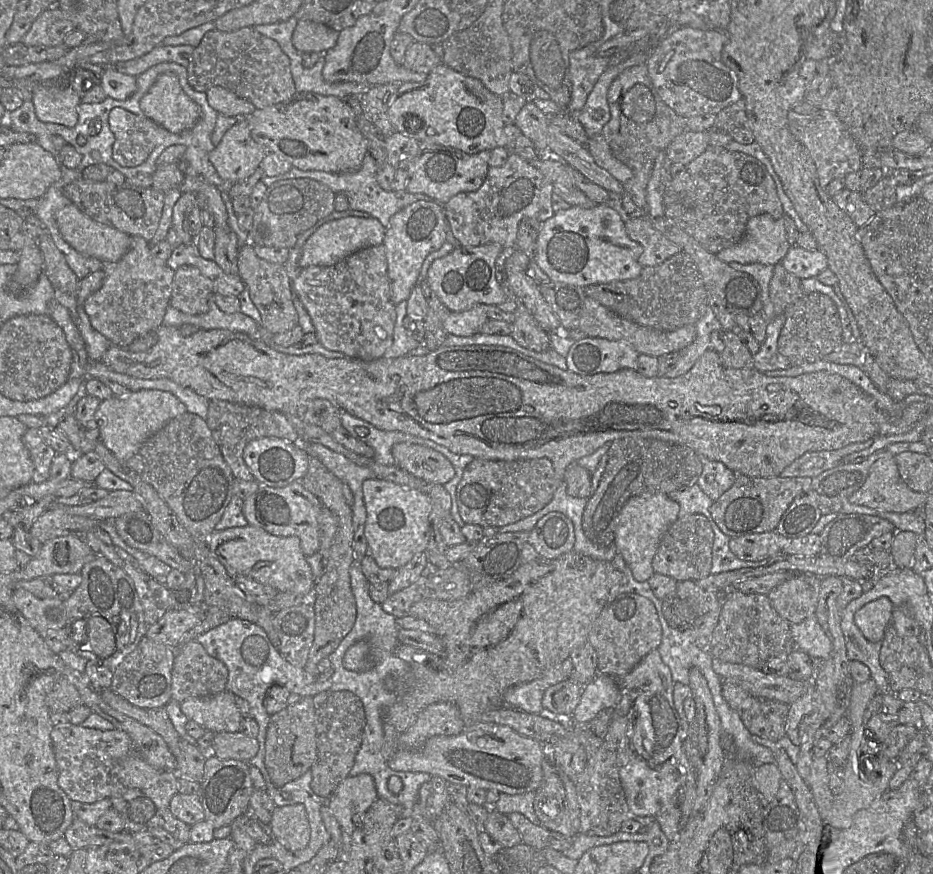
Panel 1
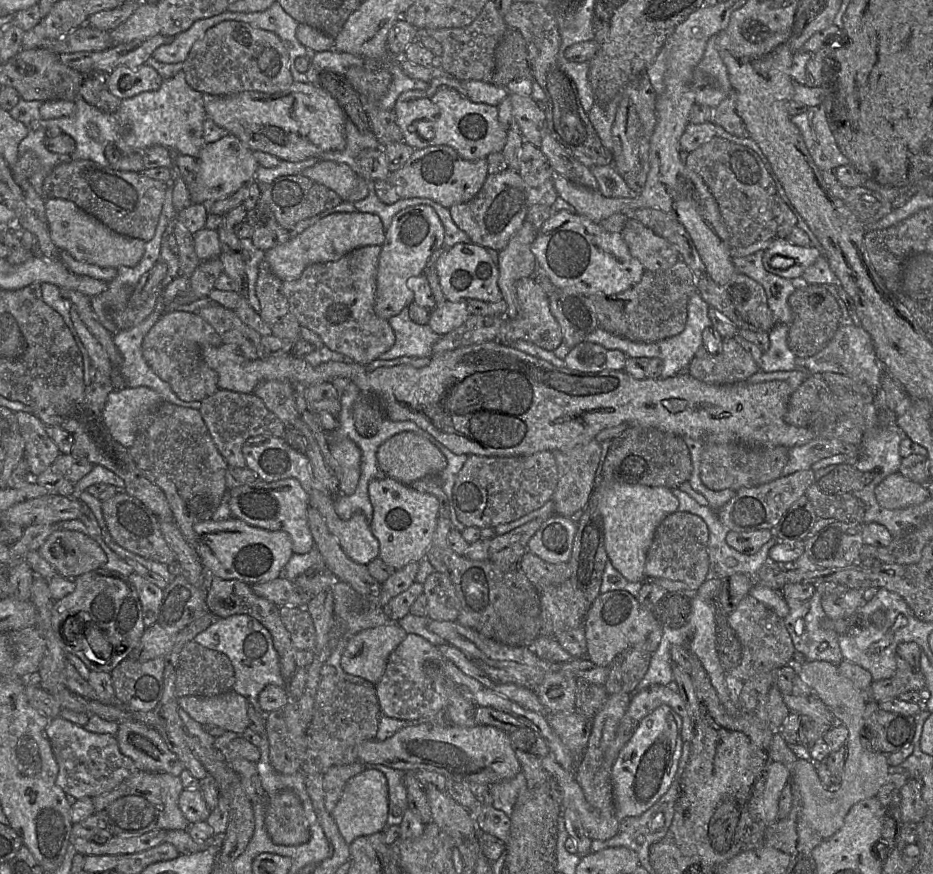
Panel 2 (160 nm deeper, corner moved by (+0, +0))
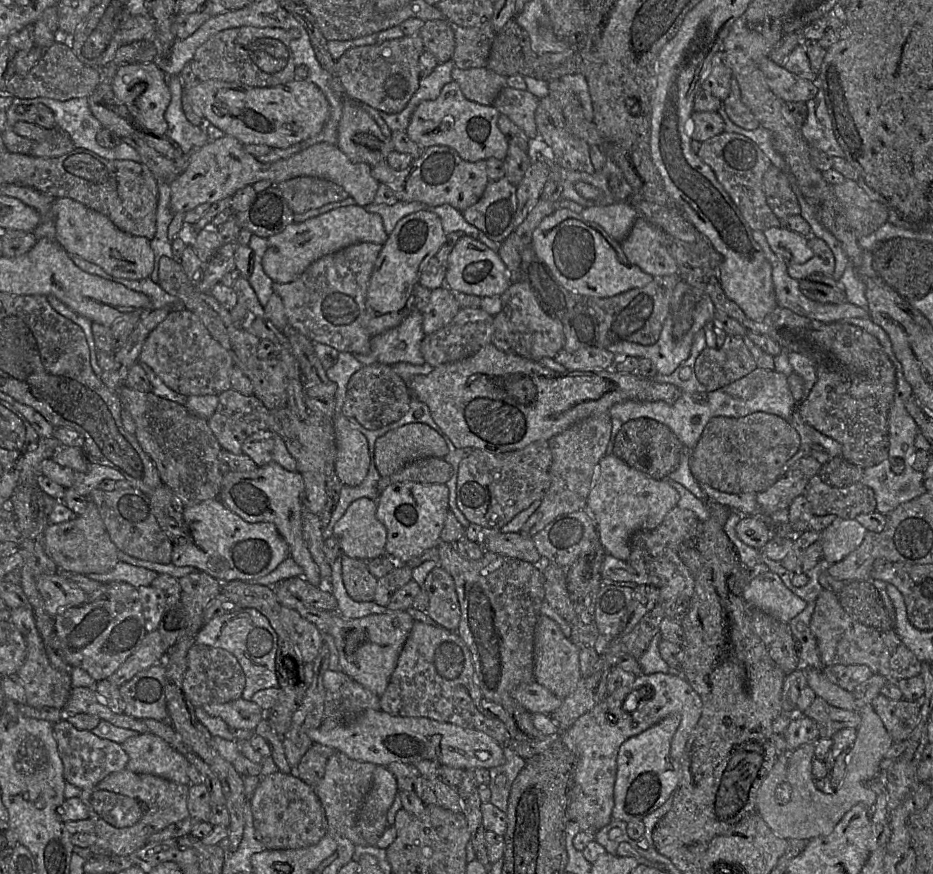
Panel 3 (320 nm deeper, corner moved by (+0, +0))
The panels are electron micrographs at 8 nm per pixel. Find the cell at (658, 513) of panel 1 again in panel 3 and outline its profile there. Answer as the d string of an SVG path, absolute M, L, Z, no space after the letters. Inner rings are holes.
M607 453L595 467L586 510L593 518L598 539L606 554L627 561L631 535L638 530L658 527L665 515L677 506L678 501L679 494L668 479L653 479L630 467L612 453Z

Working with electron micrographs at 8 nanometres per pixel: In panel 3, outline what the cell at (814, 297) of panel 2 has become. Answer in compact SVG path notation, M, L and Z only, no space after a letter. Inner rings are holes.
M813 273L799 280L799 288L807 298L821 302L840 304L846 301L843 287L822 273Z

